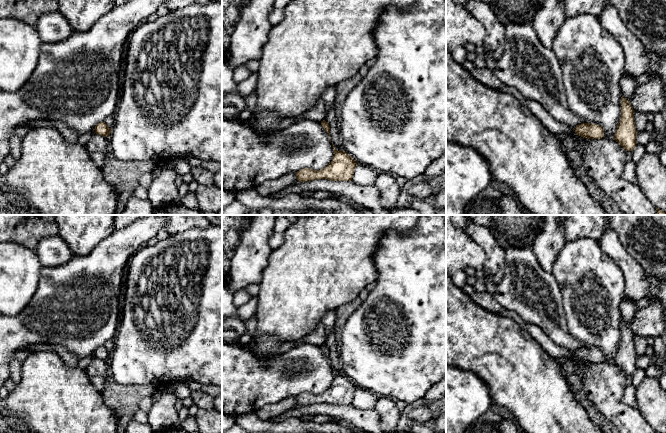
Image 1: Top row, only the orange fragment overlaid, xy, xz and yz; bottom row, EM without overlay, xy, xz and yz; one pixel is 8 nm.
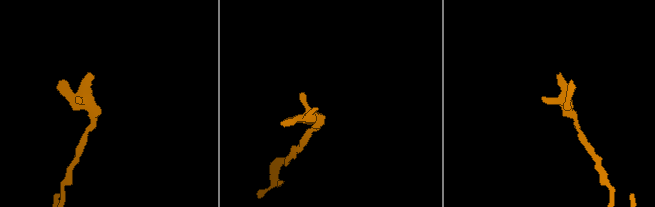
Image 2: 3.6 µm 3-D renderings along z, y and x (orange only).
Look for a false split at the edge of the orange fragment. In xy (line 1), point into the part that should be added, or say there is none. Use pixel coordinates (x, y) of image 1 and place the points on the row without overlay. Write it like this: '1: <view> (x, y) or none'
1: none

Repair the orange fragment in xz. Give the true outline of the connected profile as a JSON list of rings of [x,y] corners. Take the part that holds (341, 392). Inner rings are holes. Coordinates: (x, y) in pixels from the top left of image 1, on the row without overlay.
[[[332,368],[334,374],[334,380],[332,385],[323,393],[317,395],[310,392],[301,393],[296,396],[296,401],[299,406],[306,406],[306,405],[313,405],[317,403],[329,403],[331,405],[351,405],[353,402],[354,394],[357,391],[357,386],[345,375],[338,375],[335,373],[334,369]]]

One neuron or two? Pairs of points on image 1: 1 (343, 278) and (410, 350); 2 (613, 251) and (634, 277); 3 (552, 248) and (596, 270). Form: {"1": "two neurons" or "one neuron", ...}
{"1": "two neurons", "2": "one neuron", "3": "two neurons"}

